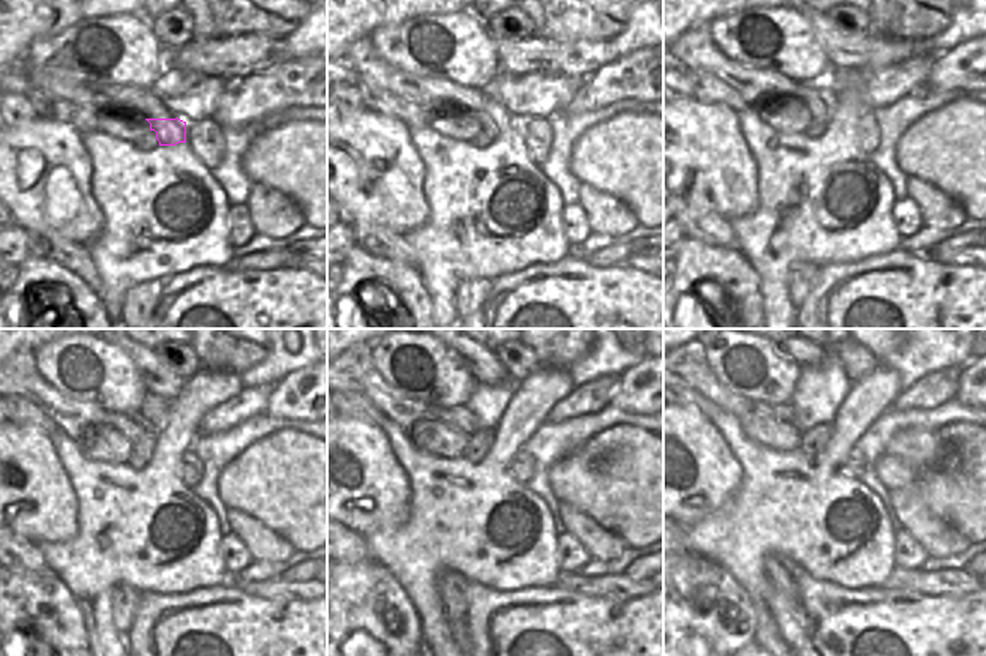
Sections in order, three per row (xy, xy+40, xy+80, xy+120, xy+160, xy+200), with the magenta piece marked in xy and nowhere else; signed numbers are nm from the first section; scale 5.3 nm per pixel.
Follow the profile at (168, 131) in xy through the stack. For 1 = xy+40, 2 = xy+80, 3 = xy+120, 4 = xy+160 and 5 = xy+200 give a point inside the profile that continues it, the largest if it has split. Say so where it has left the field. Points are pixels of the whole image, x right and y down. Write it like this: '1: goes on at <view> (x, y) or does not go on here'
1: goes on at xy+40 (494, 114)
2: goes on at xy+80 (817, 95)
3: goes on at xy+120 (132, 425)
4: goes on at xy+160 (459, 418)
5: goes on at xy+200 (778, 412)

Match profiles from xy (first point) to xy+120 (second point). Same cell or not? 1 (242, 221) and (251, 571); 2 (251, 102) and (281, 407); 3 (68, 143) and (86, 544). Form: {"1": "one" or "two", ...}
{"1": "two", "2": "one", "3": "two"}

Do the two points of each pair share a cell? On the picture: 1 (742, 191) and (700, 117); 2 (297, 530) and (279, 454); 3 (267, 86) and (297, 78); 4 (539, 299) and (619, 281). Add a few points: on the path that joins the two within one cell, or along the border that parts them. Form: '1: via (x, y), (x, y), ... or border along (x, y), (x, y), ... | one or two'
1: via (724, 173), (700, 149), (700, 135) | one
2: via (297, 511), (297, 487), (288, 478), (288, 473) | one
3: via (275, 86), (290, 84) | one
4: via (559, 299), (601, 299) | one

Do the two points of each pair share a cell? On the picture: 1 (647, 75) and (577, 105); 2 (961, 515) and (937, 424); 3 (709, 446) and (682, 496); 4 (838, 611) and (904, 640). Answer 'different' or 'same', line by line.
1: same
2: different
3: same
4: same

